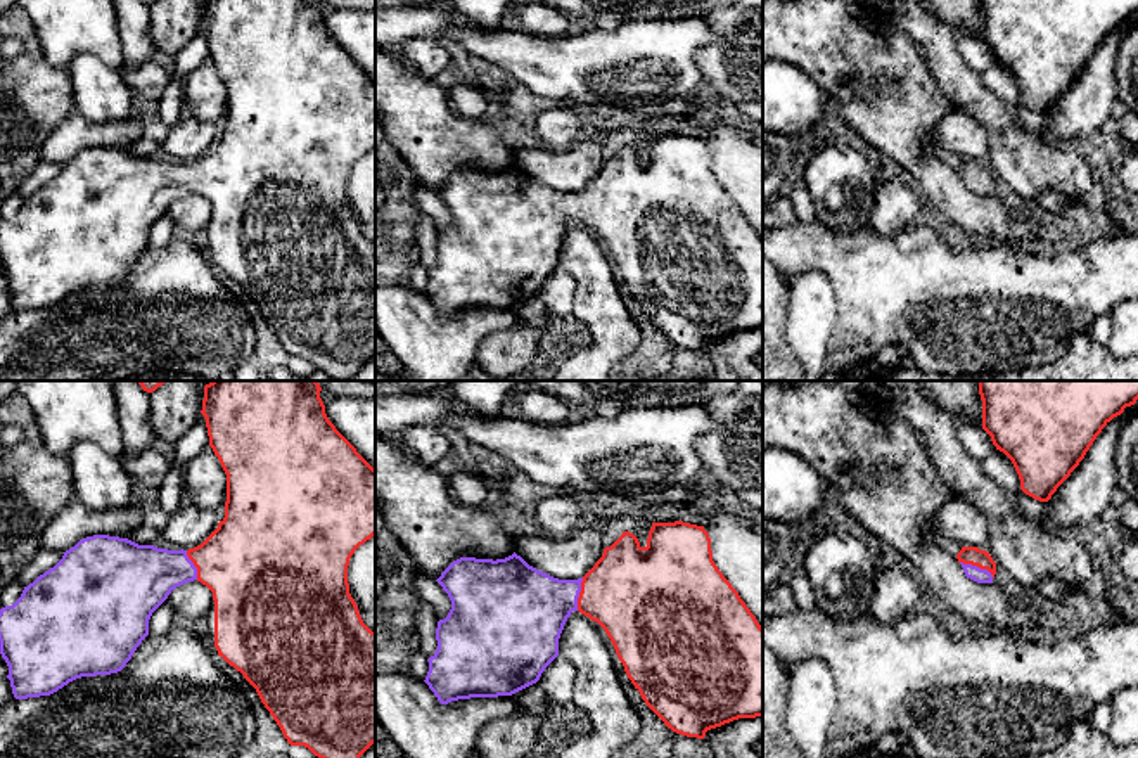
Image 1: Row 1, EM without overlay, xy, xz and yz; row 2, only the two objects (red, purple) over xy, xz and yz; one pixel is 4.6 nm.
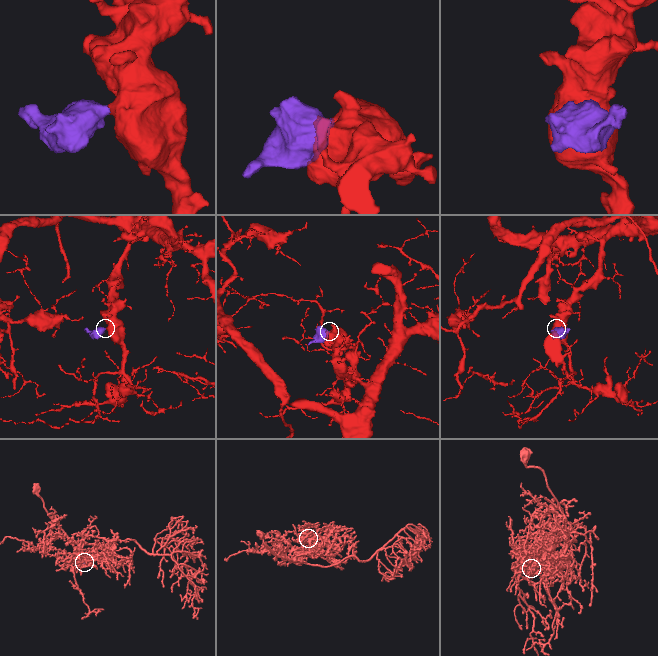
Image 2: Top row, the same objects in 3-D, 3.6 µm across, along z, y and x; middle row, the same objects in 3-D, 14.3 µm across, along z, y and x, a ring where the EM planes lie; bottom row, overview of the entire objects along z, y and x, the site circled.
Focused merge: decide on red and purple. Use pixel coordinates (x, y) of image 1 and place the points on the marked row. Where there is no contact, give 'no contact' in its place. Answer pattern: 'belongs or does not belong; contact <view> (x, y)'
belongs; contact yz (978, 566)

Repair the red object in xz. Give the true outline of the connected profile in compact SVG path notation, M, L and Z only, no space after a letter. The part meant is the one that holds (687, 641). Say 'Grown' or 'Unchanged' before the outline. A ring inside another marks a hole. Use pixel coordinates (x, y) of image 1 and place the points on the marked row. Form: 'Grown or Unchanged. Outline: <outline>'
Grown. Outline: M674 521L674 523L652 523L649 531L647 545L642 547L638 538L623 531L623 535L611 545L604 549L602 557L595 566L578 580L559 580L536 568L529 566L515 552L505 559L476 559L476 557L460 557L453 561L436 580L451 601L451 609L444 620L438 621L436 640L438 649L427 659L429 671L425 684L434 692L441 704L448 704L458 699L470 697L498 697L512 696L533 684L536 684L545 671L545 668L559 656L559 639L564 630L564 625L572 611L579 611L588 616L591 621L597 621L611 639L619 661L624 666L624 671L635 689L640 692L645 704L664 722L668 729L687 737L704 739L706 732L725 723L730 723L738 718L756 718L763 716L763 626L758 623L756 616L740 599L738 592L732 583L723 576L718 566L713 561L711 538L704 526Z

